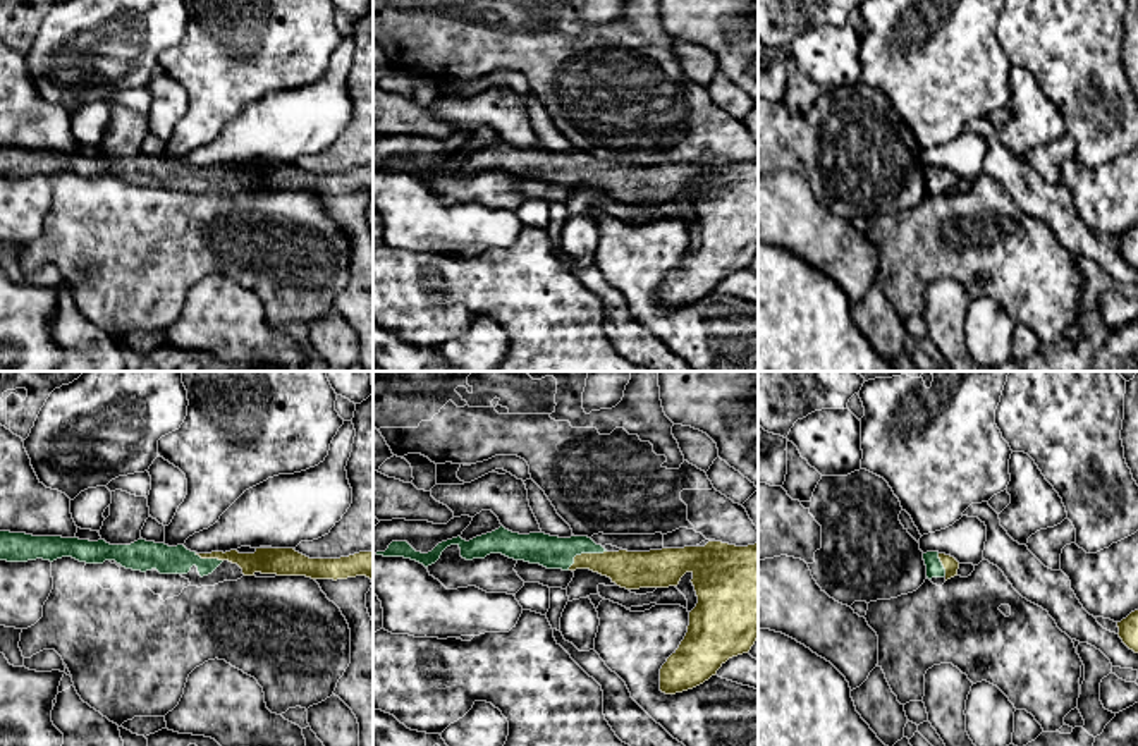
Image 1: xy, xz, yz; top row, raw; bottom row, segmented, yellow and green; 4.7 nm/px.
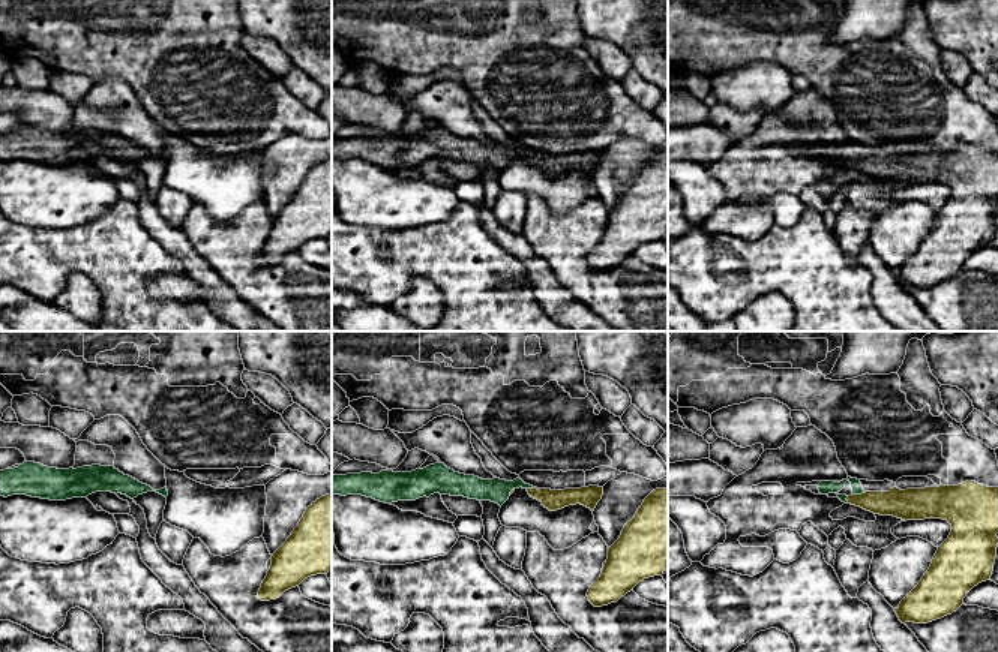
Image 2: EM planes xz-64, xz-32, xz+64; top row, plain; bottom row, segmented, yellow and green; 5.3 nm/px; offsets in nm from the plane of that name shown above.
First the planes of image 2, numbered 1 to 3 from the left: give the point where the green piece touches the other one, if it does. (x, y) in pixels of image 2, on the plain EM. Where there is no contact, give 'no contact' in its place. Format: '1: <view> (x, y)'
1: no contact
2: xz-32 (532, 153)
3: xz+64 (859, 159)

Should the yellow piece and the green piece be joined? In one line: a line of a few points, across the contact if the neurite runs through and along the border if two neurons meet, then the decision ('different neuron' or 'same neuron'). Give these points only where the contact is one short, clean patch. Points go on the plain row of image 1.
line xz (628, 184), (583, 169), (552, 167); same neuron

